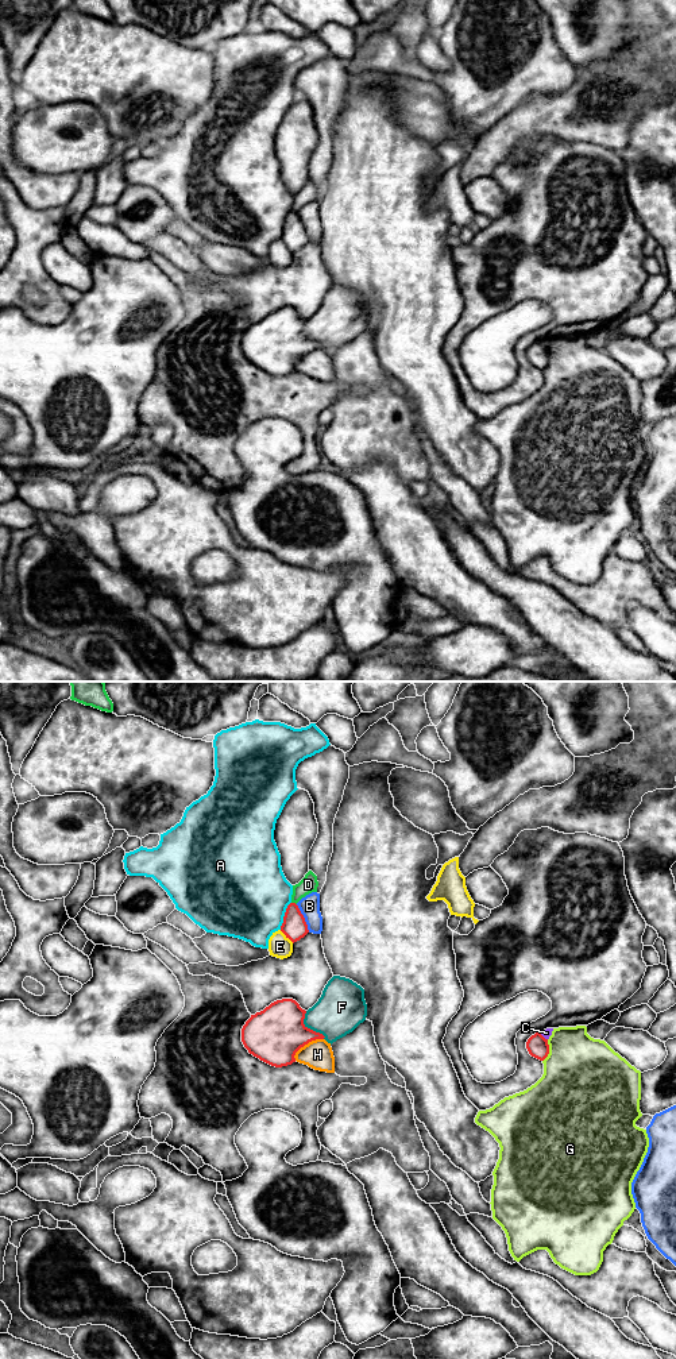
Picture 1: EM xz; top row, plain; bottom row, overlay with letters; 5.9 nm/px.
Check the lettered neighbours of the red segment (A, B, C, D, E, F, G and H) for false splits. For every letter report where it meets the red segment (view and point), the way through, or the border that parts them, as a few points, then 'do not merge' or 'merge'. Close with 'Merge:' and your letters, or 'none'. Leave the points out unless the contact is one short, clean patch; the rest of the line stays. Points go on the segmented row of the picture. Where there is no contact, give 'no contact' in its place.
A: meets red in xz at (285, 915); do not merge
B: meets red in xz at (304, 918); do not merge
C: meets red in xz at (543, 1037); do not merge
D: meets red in xz at (294, 903); do not merge
E: meets red in xz at (286, 935); do not merge
F: meets red in xz at (309, 1029); do not merge
G: meets red in xz at (548, 1050); do not merge
H: meets red in xz at (305, 1043); merge
Merge: H

